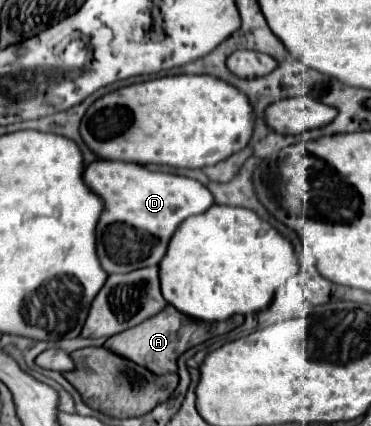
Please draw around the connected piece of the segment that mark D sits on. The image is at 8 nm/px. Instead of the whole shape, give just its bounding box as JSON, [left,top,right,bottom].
[84,159,214,273]

